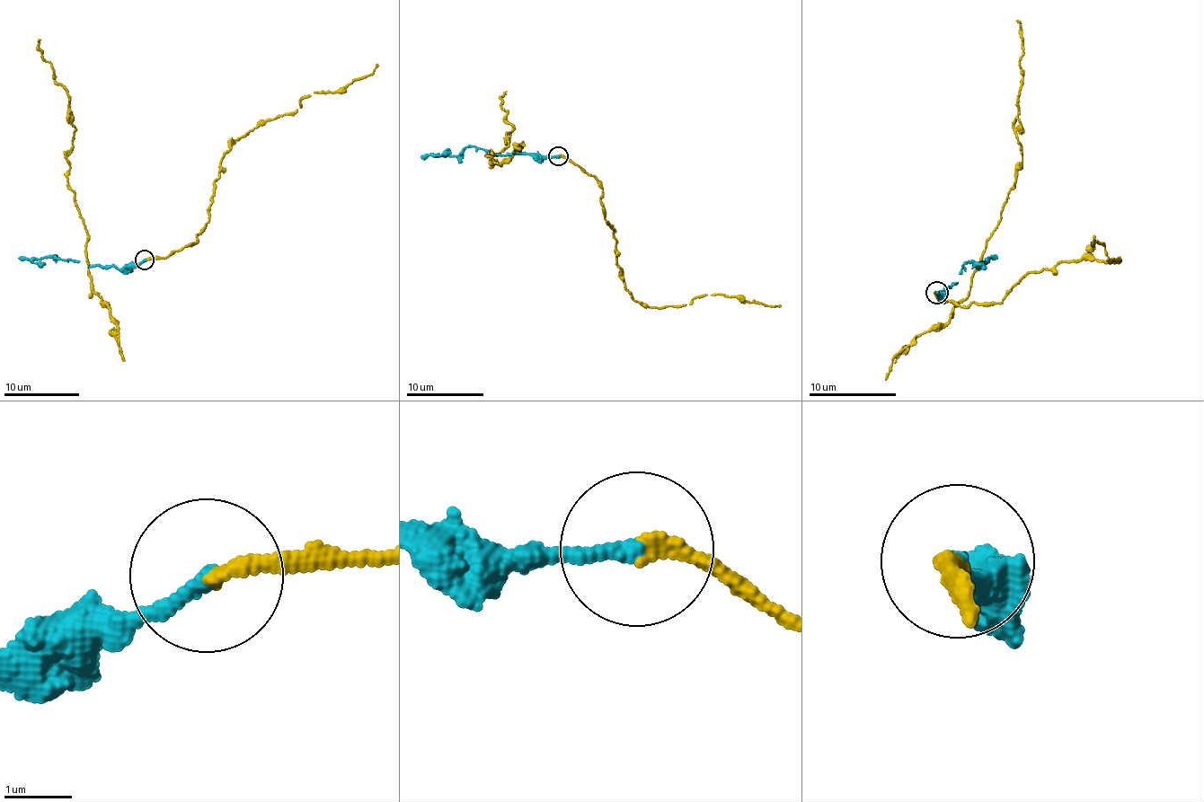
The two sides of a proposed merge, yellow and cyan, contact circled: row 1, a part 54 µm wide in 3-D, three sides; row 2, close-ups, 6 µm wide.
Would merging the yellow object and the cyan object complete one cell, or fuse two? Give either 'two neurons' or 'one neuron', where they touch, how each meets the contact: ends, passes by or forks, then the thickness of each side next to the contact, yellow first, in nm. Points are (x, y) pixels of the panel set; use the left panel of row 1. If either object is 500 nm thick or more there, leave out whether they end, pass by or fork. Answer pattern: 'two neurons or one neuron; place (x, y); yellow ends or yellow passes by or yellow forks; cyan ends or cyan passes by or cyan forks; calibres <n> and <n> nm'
one neuron; place (145, 259); yellow ends; cyan ends; calibres 220 and 240 nm

